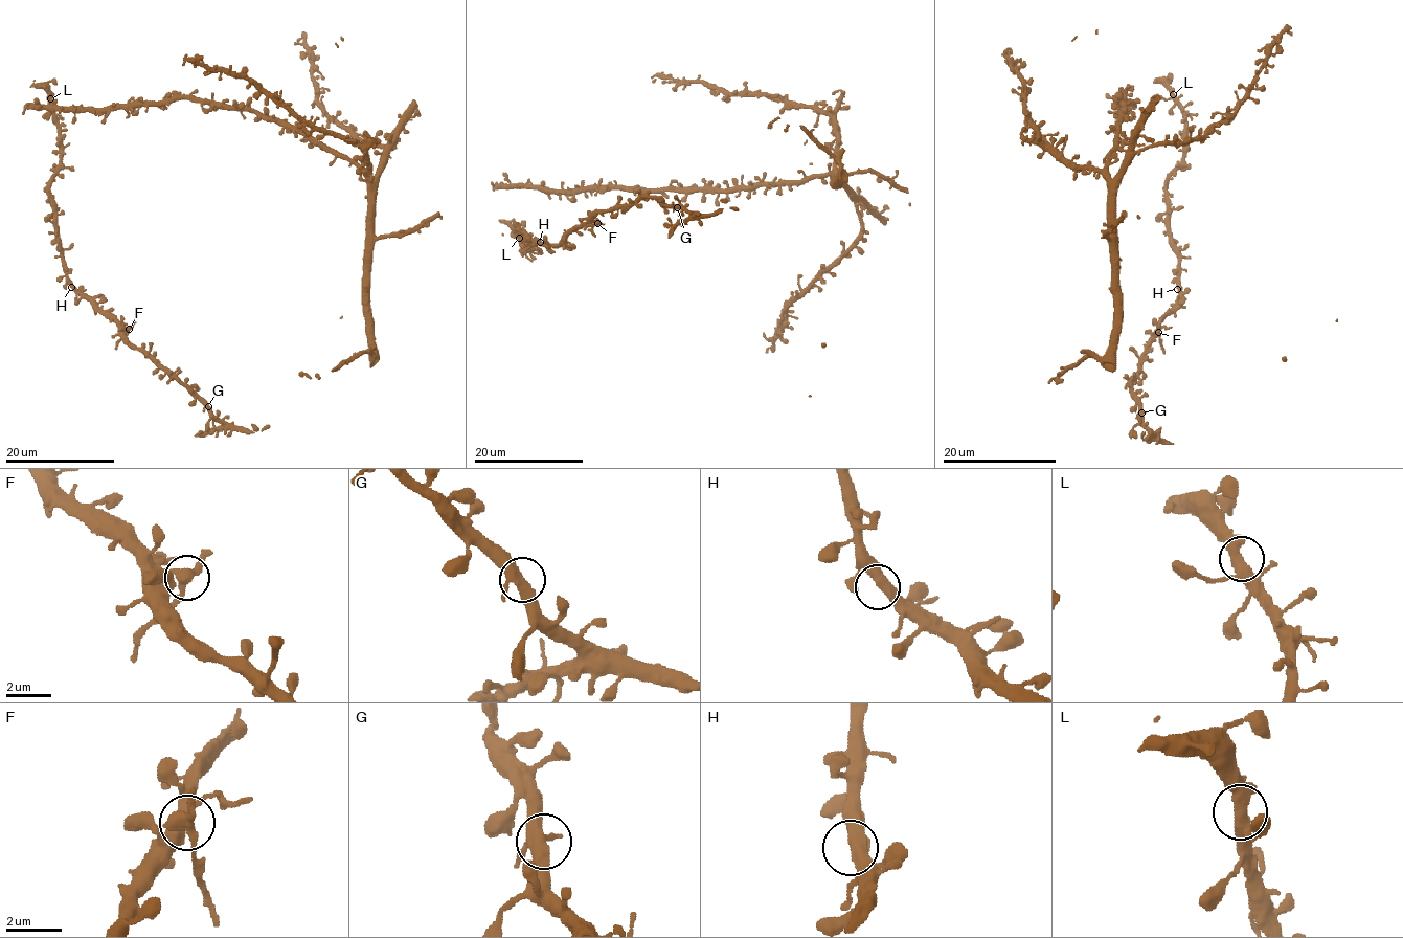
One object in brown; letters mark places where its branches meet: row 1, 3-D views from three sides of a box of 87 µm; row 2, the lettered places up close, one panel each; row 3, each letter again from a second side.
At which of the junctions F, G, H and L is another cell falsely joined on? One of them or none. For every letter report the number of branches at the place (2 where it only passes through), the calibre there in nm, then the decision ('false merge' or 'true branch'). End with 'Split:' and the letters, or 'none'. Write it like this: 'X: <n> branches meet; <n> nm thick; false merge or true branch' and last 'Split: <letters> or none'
F: 3 branches meet; 360 nm thick; false merge
G: 3 branches meet; 420 nm thick; true branch
H: 3 branches meet; 380 nm thick; true branch
L: 3 branches meet; 400 nm thick; true branch
Split: F

